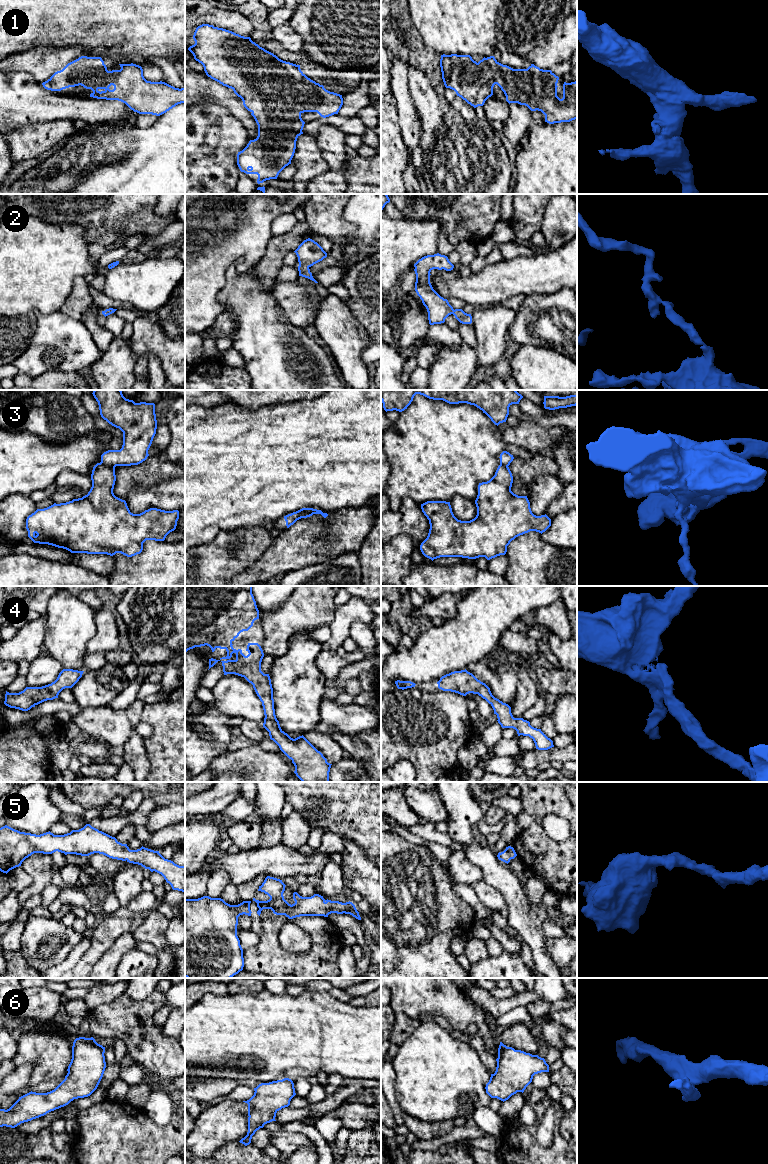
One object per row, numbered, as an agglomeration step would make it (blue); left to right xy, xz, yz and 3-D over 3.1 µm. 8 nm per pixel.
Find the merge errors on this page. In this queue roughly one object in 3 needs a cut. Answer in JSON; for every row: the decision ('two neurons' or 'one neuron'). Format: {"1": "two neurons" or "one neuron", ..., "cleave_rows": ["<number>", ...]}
{"1": "one neuron", "2": "one neuron", "3": "two neurons", "4": "one neuron", "5": "one neuron", "6": "one neuron", "cleave_rows": ["3"]}

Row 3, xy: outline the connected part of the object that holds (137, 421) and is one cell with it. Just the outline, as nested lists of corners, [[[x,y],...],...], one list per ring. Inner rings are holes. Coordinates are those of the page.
[[[94,390],[100,415],[123,432],[120,450],[108,450],[101,455],[105,465],[138,465],[149,456],[148,450],[156,434],[155,404],[126,399],[121,390]]]

